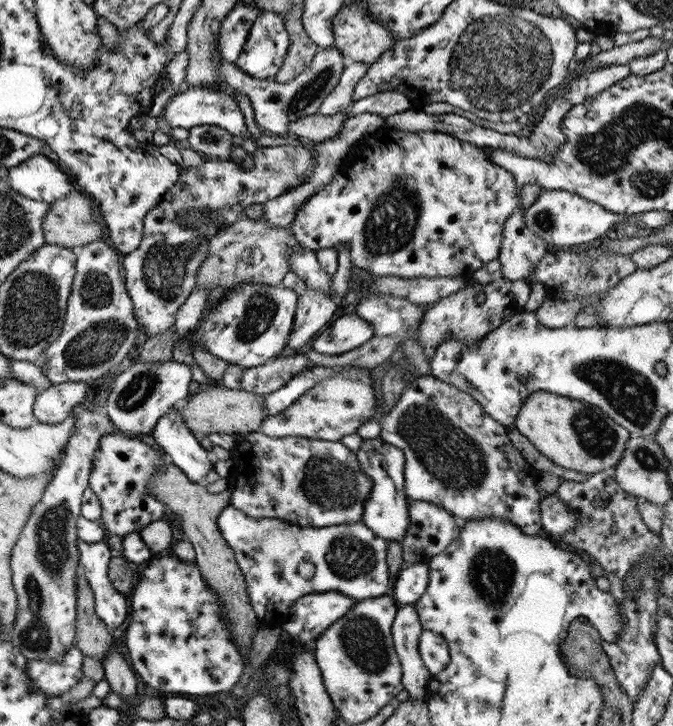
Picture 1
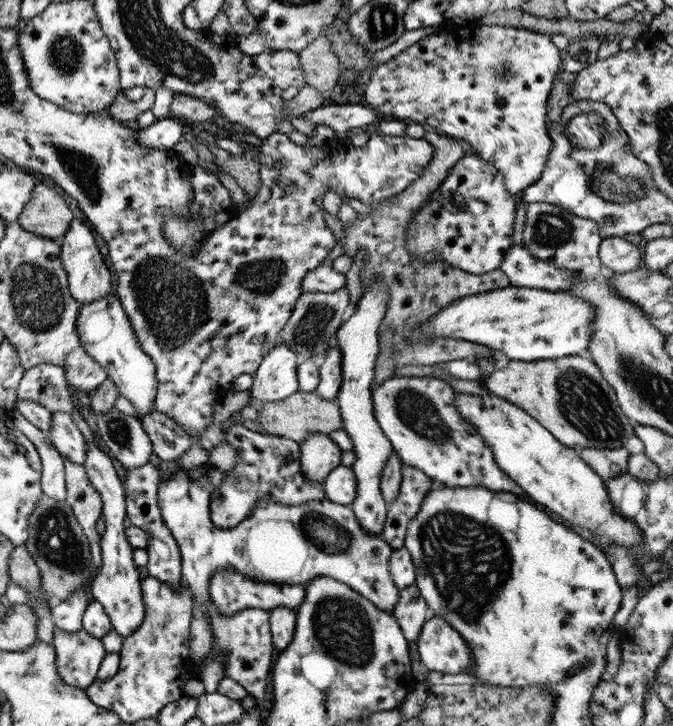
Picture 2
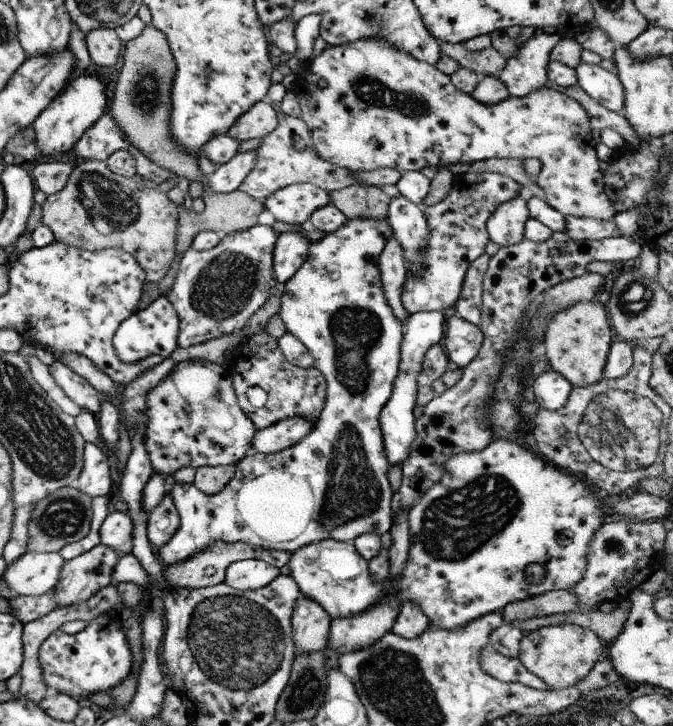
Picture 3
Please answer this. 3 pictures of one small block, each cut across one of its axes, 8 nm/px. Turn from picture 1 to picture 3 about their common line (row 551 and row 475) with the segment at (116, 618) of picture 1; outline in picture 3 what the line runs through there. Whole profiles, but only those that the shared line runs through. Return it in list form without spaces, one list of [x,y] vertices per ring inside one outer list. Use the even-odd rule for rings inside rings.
[[[84,443],[82,469],[74,487],[87,496],[111,496],[113,471],[109,458],[97,443]]]

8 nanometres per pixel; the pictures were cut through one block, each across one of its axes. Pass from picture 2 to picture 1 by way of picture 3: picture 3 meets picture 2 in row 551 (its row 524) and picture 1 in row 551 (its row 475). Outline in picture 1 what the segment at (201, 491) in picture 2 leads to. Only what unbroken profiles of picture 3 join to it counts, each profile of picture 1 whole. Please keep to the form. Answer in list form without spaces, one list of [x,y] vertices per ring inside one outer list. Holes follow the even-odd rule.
[[[228,505],[217,516],[217,530],[233,551],[236,564],[245,581],[250,605],[258,619],[263,618],[267,613],[275,615],[281,612],[286,615],[294,600],[311,592],[333,591],[360,601],[366,598],[377,598],[390,590],[389,568],[386,564],[388,544],[385,540],[377,538],[362,521],[302,530],[299,526],[283,523],[277,519],[248,517]],[[301,562],[310,562],[313,565],[314,573],[309,578],[299,576],[297,567]]]

